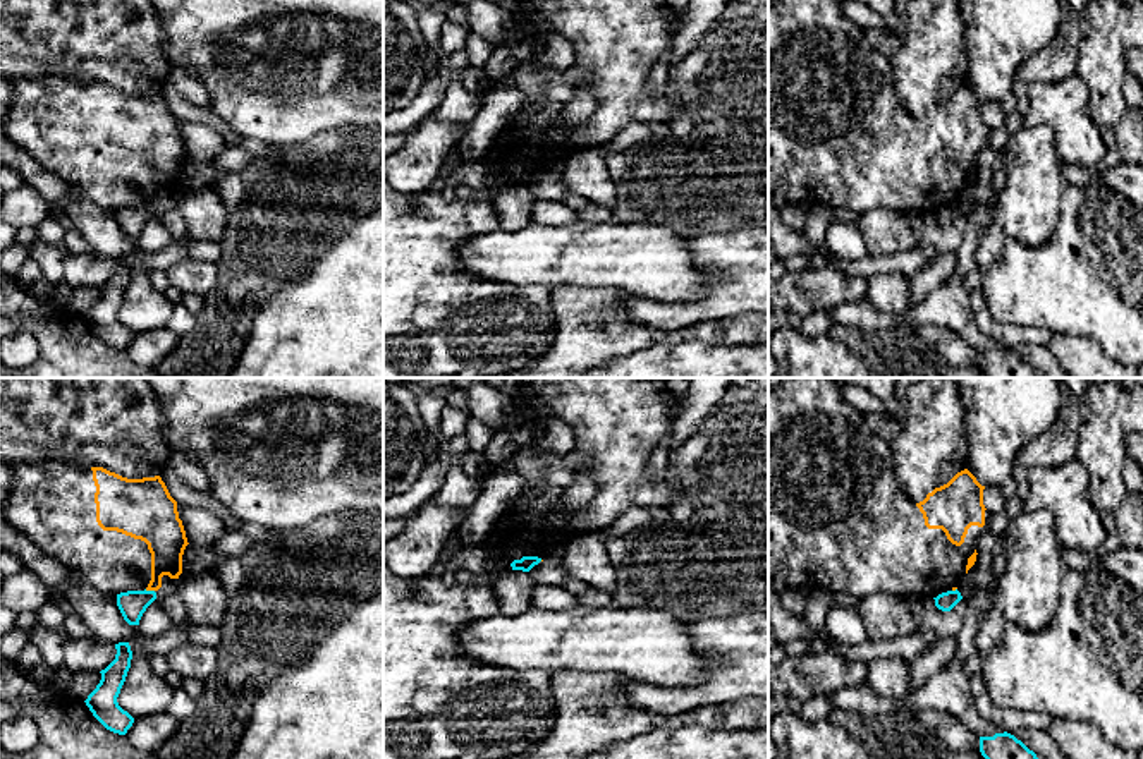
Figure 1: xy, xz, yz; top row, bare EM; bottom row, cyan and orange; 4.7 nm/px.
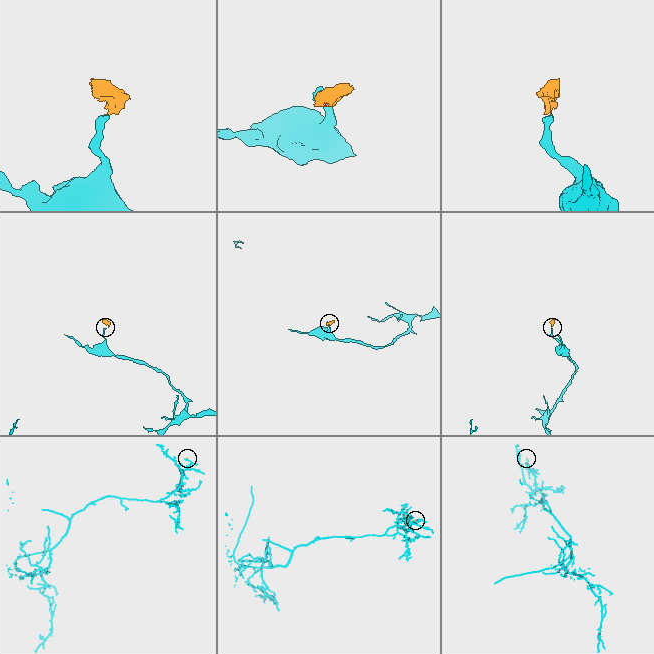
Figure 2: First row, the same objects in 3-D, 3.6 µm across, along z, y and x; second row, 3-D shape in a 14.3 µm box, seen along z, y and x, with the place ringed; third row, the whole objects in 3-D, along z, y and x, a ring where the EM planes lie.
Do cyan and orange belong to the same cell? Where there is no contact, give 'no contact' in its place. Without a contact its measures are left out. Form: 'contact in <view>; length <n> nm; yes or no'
contact in xy; length 50 nm; no

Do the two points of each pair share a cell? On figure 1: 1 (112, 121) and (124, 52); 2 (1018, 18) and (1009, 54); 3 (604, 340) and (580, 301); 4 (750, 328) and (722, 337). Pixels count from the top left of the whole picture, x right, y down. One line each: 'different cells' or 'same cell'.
1: different cells
2: same cell
3: same cell
4: same cell

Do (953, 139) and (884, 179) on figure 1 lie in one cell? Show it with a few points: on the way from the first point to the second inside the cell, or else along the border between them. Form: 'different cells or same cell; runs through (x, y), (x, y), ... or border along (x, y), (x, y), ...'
same cell; runs through (935, 148), (918, 163), (901, 163)

